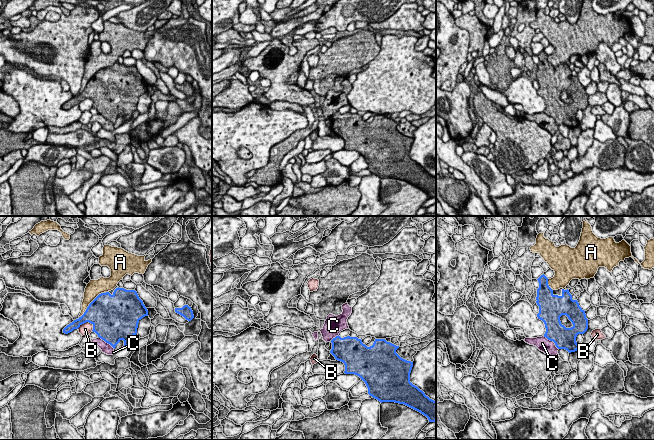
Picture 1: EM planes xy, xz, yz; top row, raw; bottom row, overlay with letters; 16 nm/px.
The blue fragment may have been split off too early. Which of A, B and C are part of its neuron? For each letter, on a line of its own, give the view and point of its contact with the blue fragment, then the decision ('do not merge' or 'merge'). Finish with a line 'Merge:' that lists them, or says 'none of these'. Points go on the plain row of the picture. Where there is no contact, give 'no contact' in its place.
A: meets blue in xy at (89, 80); do not merge
B: meets blue in xy at (85, 98); do not merge
C: meets blue in yz at (552, 116); do not merge
Merge: none of these

